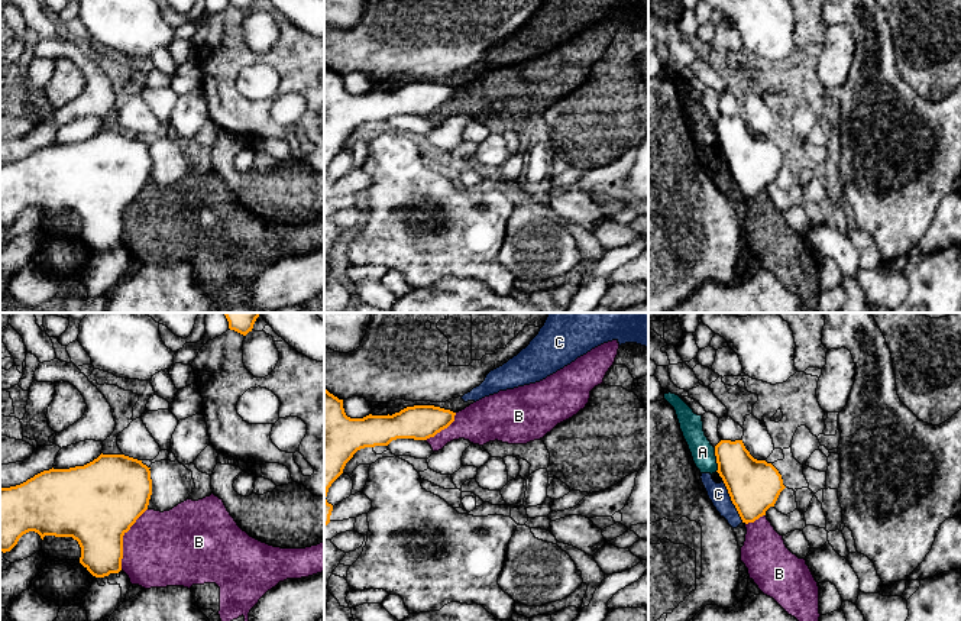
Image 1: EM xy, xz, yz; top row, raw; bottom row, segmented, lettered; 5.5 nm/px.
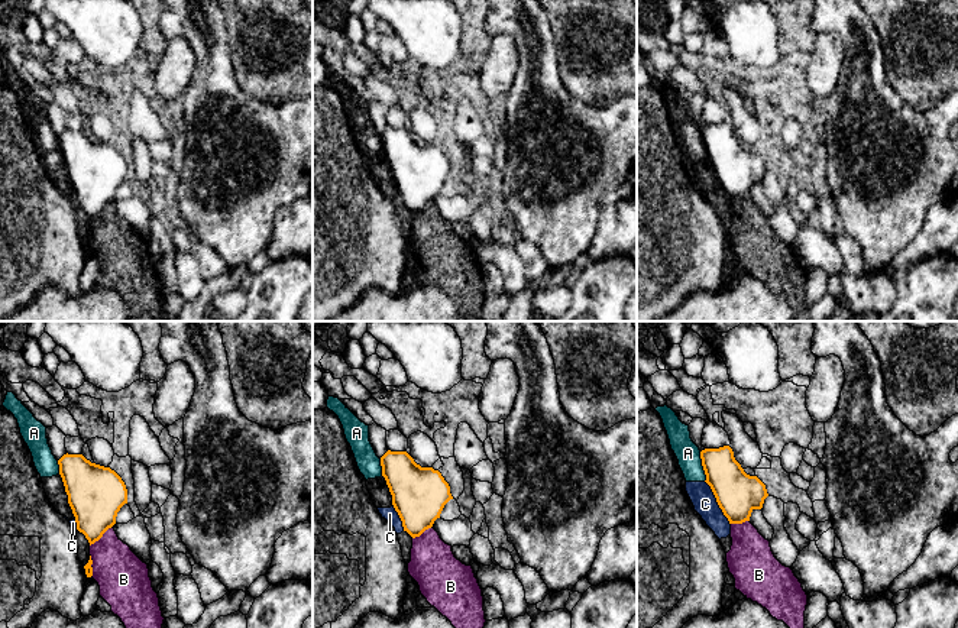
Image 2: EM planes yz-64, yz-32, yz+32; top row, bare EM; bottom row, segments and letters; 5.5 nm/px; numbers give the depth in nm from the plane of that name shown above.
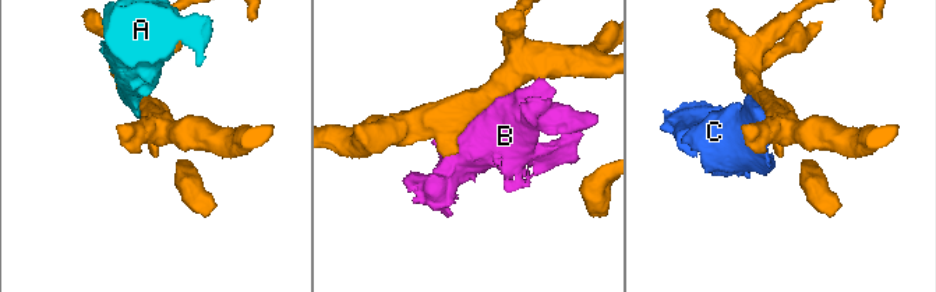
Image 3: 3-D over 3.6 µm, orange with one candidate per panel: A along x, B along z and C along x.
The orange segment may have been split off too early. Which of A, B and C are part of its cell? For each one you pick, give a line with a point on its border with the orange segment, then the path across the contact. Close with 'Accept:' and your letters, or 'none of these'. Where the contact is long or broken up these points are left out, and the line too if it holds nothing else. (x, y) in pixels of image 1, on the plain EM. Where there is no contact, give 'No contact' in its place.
B: Touches orange at xy (122, 214)
Accept: B

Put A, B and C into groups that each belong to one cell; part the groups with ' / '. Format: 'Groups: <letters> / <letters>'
Groups: A C / B

